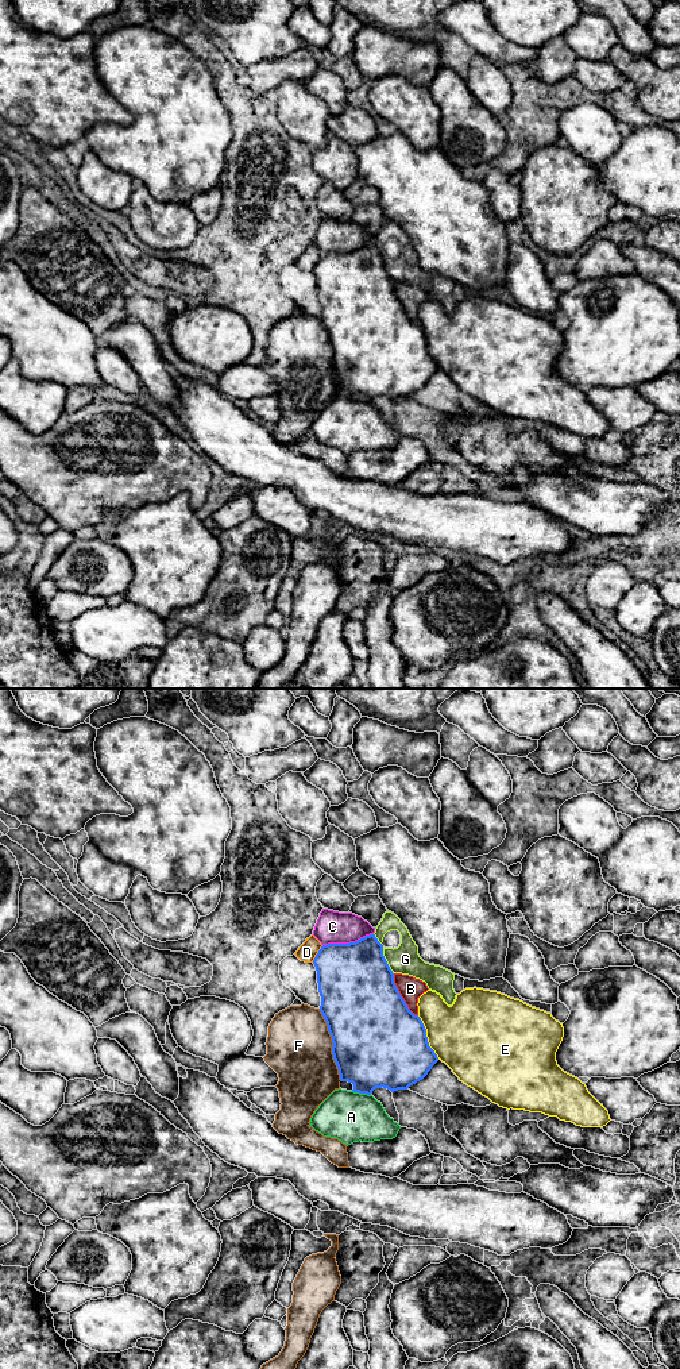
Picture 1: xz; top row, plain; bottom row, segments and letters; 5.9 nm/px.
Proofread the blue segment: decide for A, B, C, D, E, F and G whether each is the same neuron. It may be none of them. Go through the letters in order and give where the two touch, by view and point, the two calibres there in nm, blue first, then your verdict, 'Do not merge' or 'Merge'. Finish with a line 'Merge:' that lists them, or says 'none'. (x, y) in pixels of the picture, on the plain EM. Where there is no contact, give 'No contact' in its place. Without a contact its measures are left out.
A: Touches blue at xz (362, 401). Thickness 440 nm (blue) against 300 nm. Do not merge
B: Touches blue at xz (400, 304). Thickness 500 nm (blue) against 140 nm. Do not merge
C: Touches blue at xz (347, 253). Thickness 440 nm (blue) against 190 nm. Do not merge
D: Touches blue at xz (317, 262). Thickness 400 nm (blue) against 110 nm. Do not merge
E: Touches blue at xz (427, 346). Thickness 500 nm (blue) against 420 nm. Do not merge
F: Touches blue at xz (333, 354). Thickness 500 nm (blue) against 380 nm. Do not merge
G: Touches blue at xz (385, 269). Thickness 460 nm (blue) against 170 nm. Do not merge
Merge: none

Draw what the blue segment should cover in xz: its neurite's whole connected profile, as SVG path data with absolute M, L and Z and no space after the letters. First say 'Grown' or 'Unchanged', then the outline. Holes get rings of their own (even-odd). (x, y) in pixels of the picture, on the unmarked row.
Unchanged. M375 243L366 244L349 252L322 254L313 273L317 279L318 301L321 305L320 320L332 346L332 363L337 374L340 389L353 393L353 401L371 404L375 397L387 397L391 401L407 398L422 389L438 370L429 355L426 338L418 324L414 324L395 292L385 265L383 254Z

